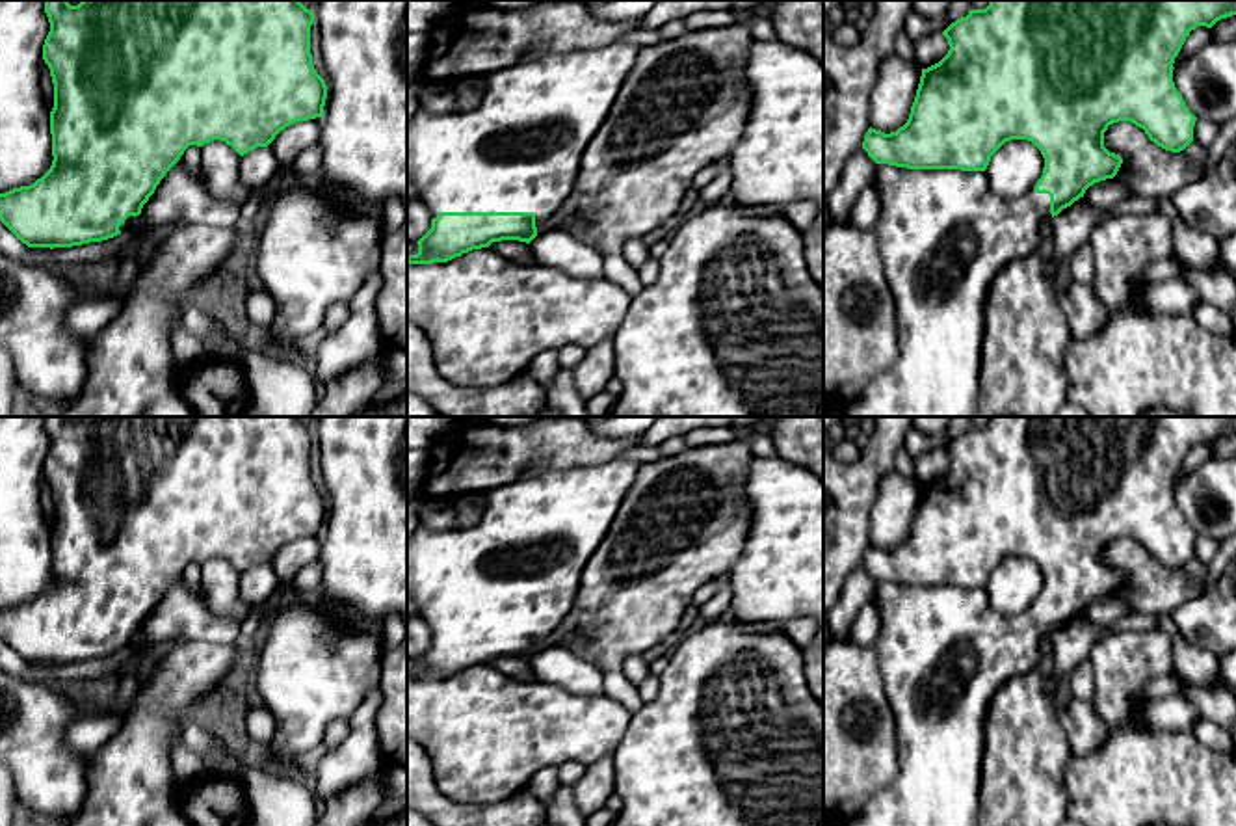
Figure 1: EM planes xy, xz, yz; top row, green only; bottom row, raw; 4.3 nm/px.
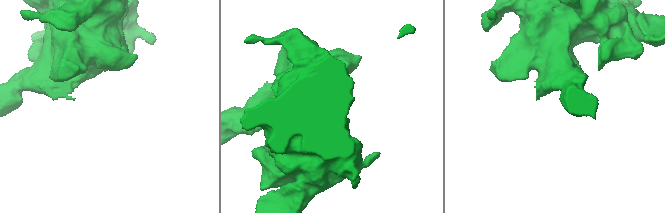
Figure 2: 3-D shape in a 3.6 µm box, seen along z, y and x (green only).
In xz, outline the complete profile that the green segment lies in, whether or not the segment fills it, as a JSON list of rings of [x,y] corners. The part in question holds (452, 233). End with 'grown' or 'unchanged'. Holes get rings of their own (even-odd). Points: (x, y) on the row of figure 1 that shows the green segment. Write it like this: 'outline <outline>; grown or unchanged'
outline [[[625,41],[548,52],[485,74],[483,99],[472,110],[437,115],[418,108],[407,121],[407,197],[422,201],[433,220],[431,229],[416,242],[418,253],[409,255],[407,264],[448,262],[502,240],[530,244],[572,192],[582,154],[608,117],[638,52],[639,47]]]; grown

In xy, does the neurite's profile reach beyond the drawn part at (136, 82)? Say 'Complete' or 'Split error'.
Split error

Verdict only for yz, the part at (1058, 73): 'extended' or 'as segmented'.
extended

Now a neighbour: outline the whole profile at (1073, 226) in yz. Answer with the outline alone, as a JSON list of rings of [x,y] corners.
[[[1084,197],[1052,218],[1052,238],[1056,259],[1045,262],[1048,279],[1058,273],[1058,262],[1069,259],[1080,246],[1087,244],[1095,227],[1108,220],[1106,210],[1095,208]]]

